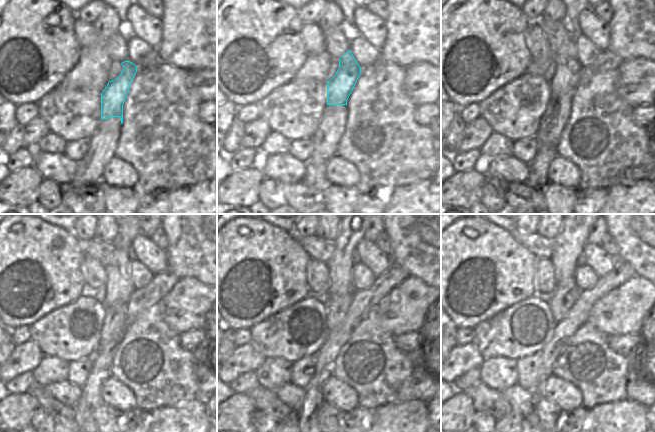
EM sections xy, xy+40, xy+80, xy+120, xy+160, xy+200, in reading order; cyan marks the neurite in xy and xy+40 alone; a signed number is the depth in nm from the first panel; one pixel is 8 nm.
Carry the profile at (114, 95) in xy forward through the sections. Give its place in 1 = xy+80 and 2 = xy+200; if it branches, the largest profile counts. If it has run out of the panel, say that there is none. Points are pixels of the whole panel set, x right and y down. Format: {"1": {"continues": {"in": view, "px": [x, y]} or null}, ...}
{"1": {"continues": {"in": "xy+80", "px": [568, 68]}}, "2": {"continues": {"in": "xy+200", "px": [568, 245]}}}

